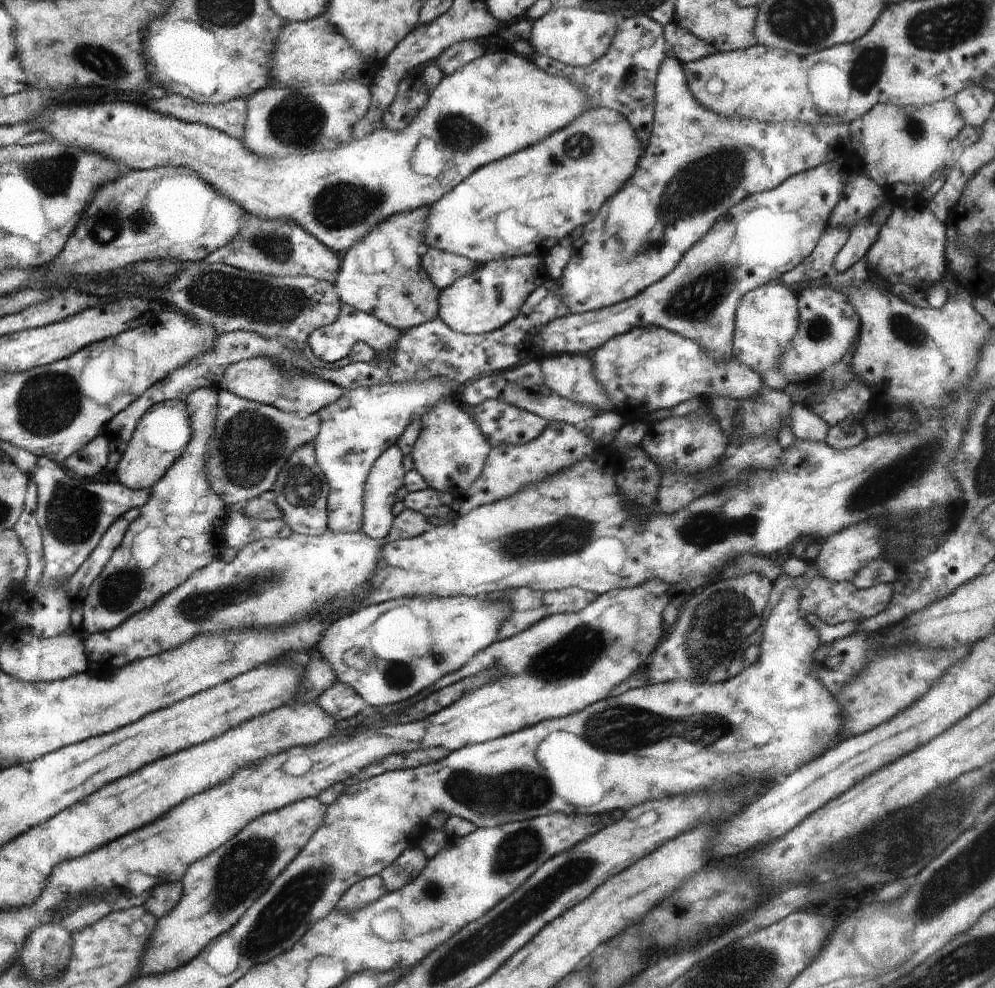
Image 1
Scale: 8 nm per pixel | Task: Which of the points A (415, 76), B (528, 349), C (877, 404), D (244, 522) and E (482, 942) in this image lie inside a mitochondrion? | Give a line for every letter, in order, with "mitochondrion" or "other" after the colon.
A: other
B: other
C: other
D: other
E: mitochondrion

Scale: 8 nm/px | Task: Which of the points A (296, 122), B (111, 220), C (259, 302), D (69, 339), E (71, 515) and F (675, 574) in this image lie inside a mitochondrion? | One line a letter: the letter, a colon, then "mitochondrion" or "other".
A: mitochondrion
B: mitochondrion
C: mitochondrion
D: other
E: mitochondrion
F: other

